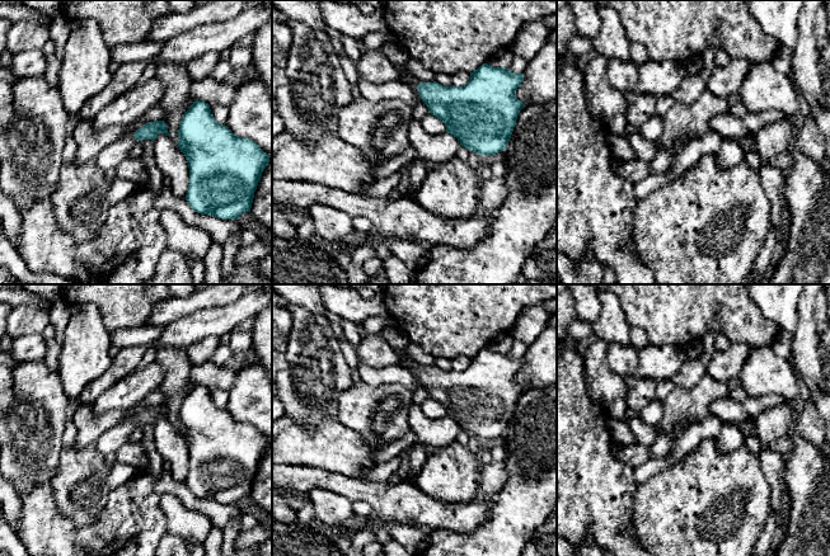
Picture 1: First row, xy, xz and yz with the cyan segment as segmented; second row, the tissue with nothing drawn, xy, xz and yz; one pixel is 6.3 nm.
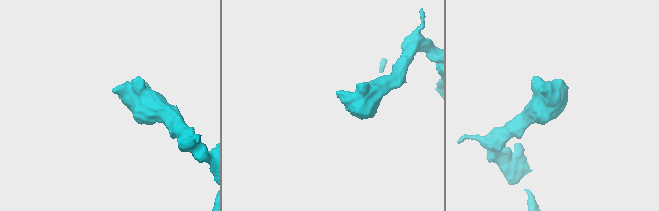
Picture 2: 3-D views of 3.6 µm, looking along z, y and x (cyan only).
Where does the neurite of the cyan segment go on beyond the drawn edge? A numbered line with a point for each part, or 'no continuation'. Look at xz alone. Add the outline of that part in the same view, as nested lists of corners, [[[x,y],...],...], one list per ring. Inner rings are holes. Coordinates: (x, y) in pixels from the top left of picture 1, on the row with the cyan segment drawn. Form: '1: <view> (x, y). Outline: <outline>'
1: xz (408, 79). Outline: [[[402,72],[400,76],[399,76],[399,81],[408,84],[412,88],[412,90],[417,95],[419,95],[418,91],[417,91],[419,81],[414,76],[412,76],[411,74]]]

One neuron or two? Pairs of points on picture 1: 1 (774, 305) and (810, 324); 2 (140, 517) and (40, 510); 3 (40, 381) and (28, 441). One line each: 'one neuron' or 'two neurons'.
1: two neurons
2: one neuron
3: one neuron

